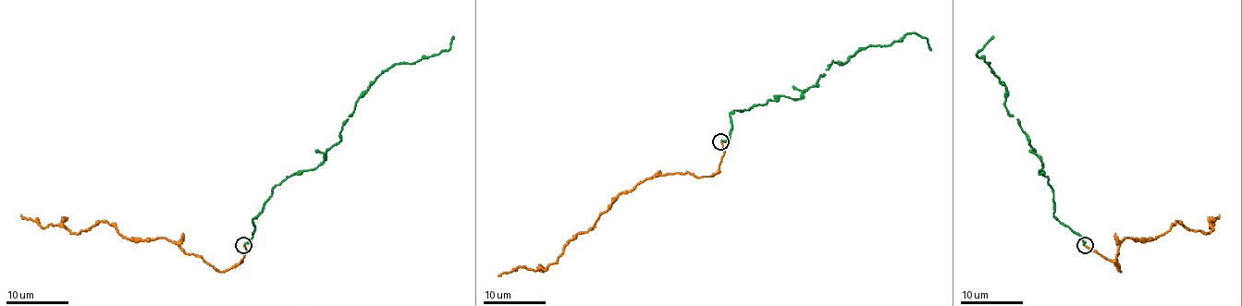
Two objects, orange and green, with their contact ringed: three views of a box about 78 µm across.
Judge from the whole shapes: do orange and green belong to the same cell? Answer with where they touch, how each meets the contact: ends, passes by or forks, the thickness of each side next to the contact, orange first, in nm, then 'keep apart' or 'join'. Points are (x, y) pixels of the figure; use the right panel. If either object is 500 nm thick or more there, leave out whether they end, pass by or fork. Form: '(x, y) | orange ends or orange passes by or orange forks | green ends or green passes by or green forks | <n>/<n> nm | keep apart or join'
(1085, 245) | orange ends | green ends | 150/190 nm | join

